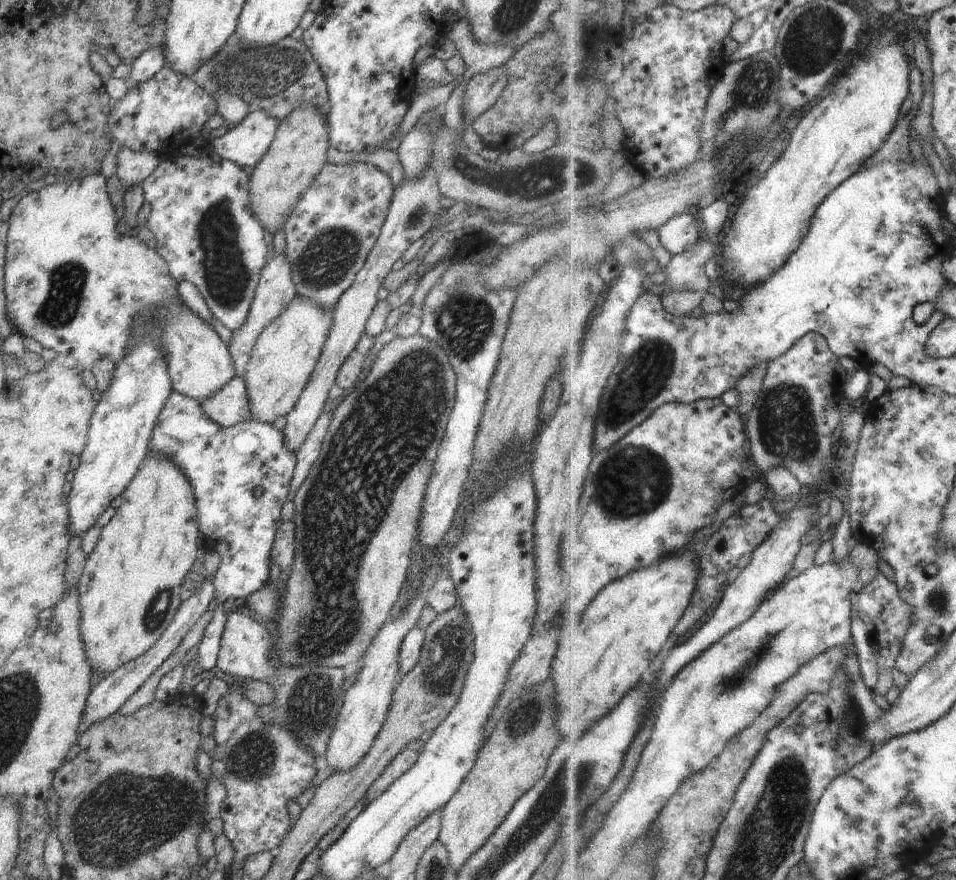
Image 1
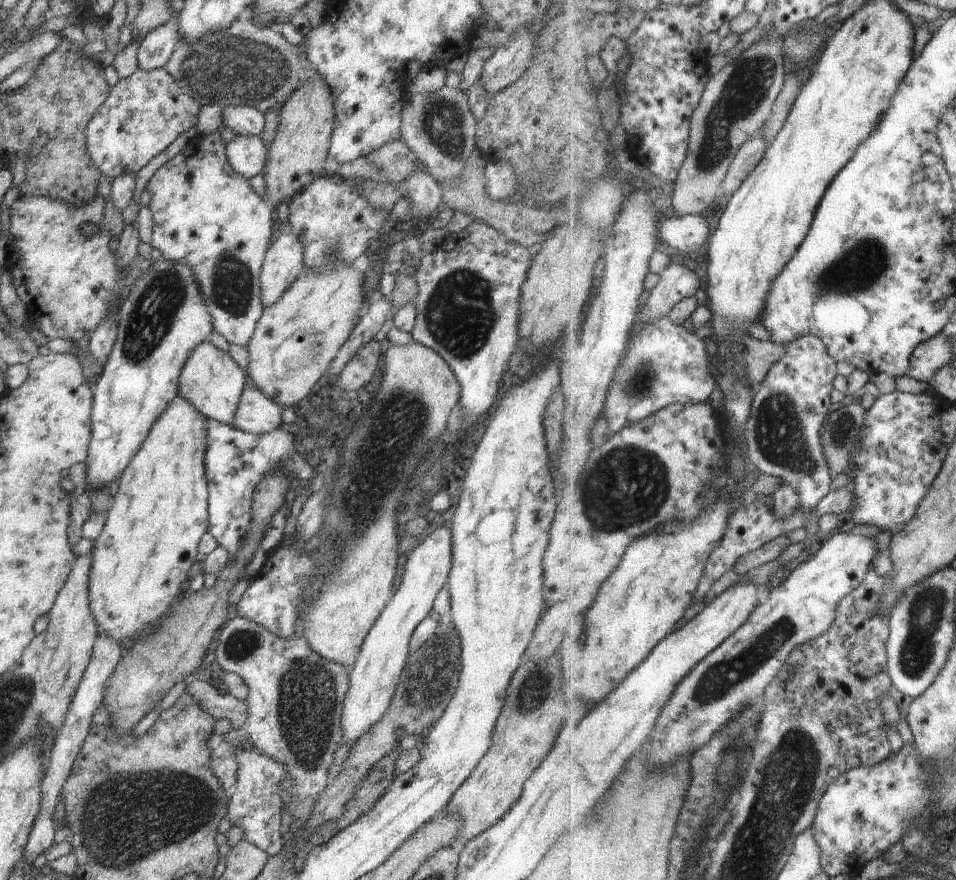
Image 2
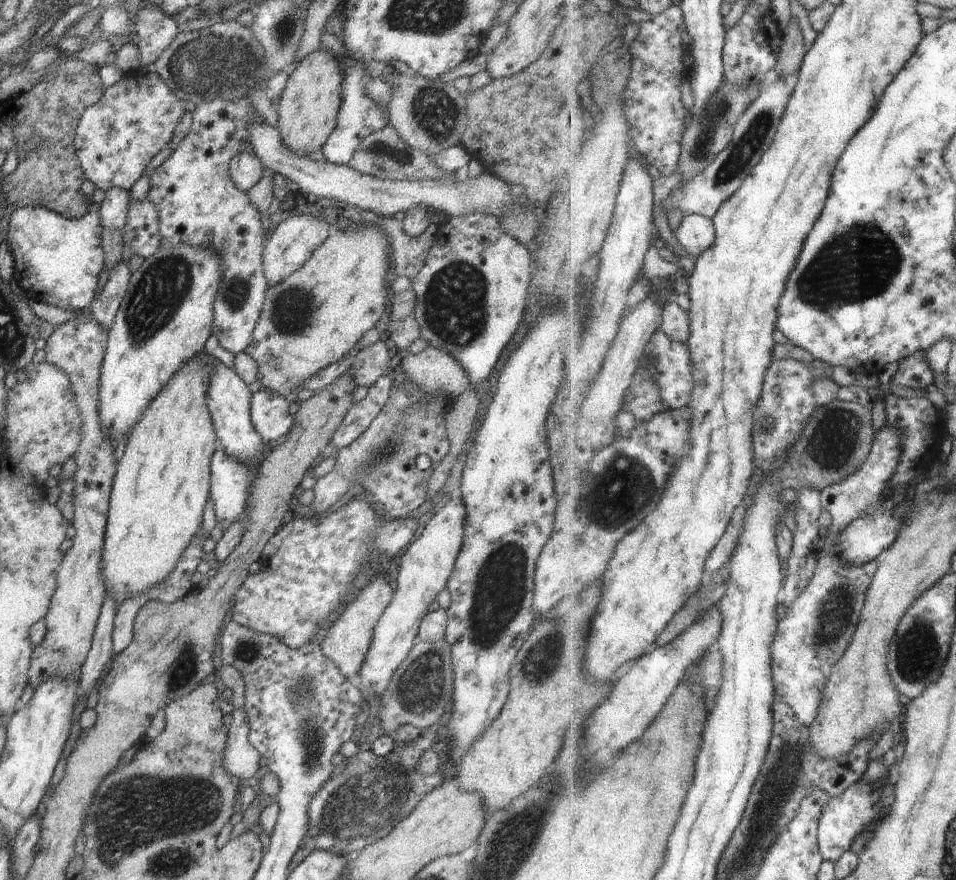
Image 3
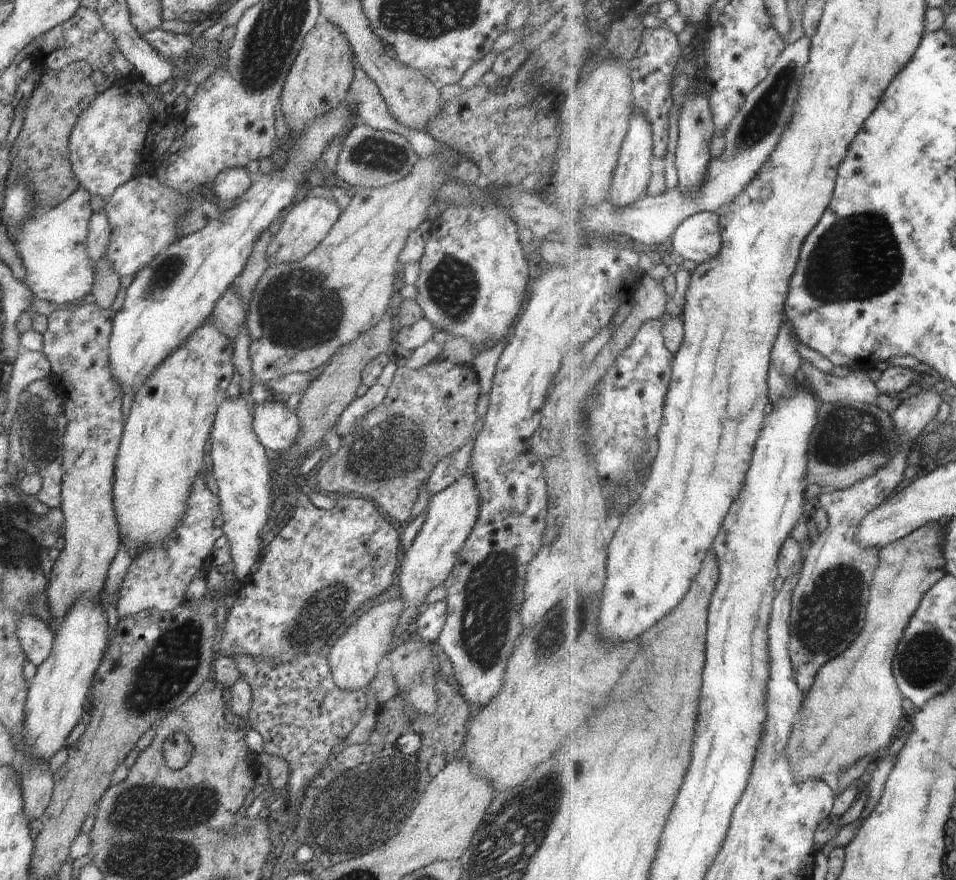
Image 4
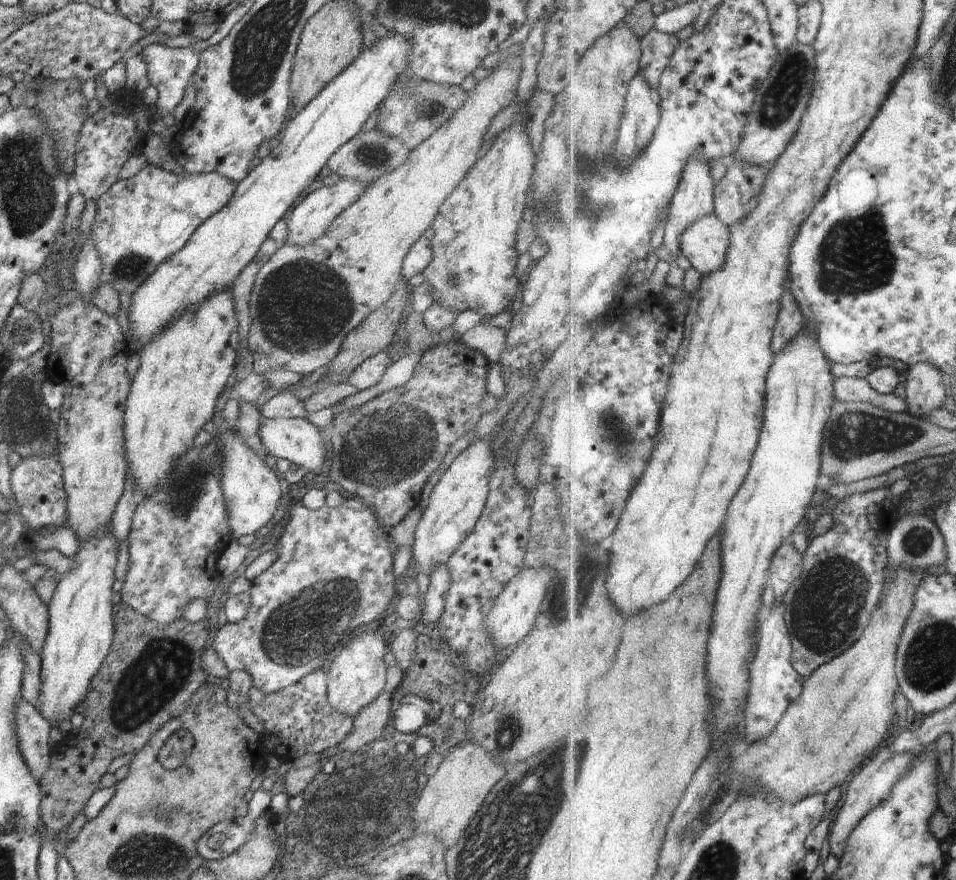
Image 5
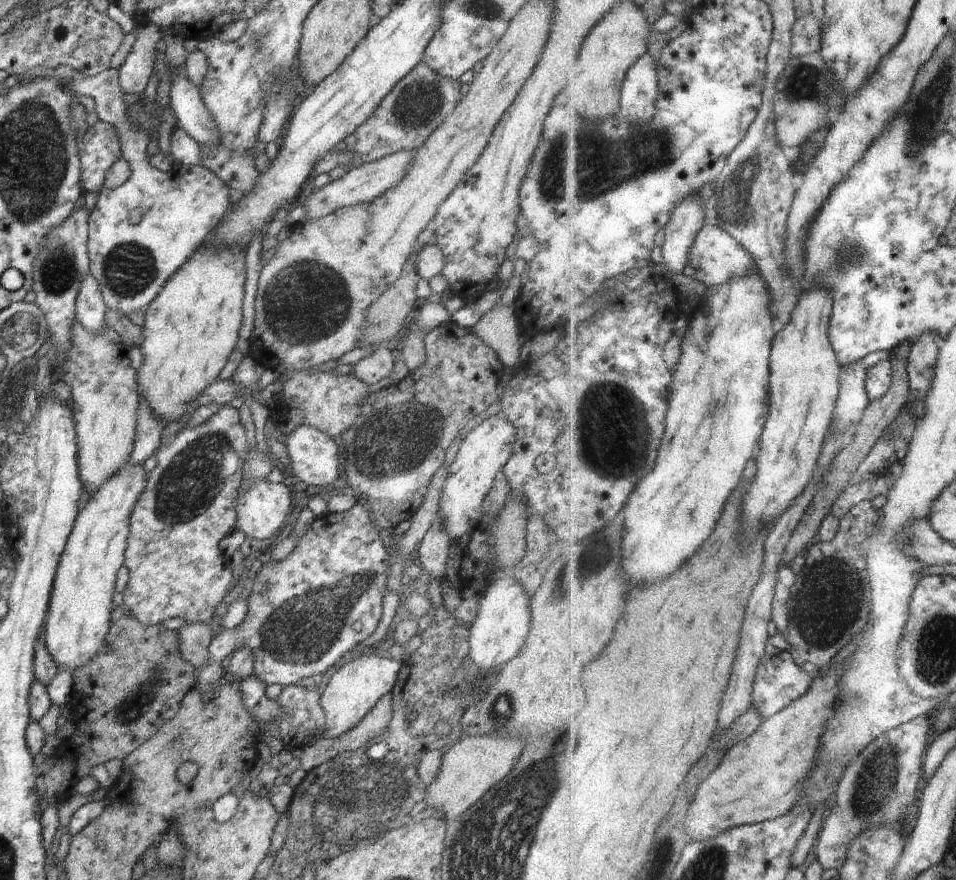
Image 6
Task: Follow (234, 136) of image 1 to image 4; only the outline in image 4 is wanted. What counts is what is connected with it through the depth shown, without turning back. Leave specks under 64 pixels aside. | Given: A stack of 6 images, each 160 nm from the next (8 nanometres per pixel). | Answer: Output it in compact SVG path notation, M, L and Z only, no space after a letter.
M232 167L217 175L214 192L216 200L239 199L255 181L255 176L246 167Z

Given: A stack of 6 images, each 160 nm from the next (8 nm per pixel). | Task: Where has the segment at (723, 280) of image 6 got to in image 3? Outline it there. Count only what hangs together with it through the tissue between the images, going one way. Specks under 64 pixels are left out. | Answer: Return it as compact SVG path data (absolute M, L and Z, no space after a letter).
M696 213L687 214L677 236L680 244L690 255L700 257L717 241L715 220Z

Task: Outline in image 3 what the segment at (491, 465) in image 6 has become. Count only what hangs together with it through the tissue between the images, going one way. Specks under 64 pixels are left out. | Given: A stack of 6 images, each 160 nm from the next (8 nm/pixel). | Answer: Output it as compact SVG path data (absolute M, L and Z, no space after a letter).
M457 494L450 496L440 504L439 511L432 516L430 522L421 526L414 542L410 543L399 559L397 591L393 592L390 604L377 620L370 646L358 671L363 702L367 703L366 699L384 694L394 671L404 662L417 641L421 620L429 613L428 606L437 600L438 593L447 586L453 572L462 546L464 521L464 503Z

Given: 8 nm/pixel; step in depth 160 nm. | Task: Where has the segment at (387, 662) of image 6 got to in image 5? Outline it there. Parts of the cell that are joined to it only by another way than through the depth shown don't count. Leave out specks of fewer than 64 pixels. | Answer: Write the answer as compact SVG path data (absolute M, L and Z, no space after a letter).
M384 622L381 627L374 630L362 630L354 633L344 644L341 652L330 664L327 673L327 697L330 704L338 711L350 716L373 701L386 684L386 669L384 656L389 649L391 633L394 625Z

